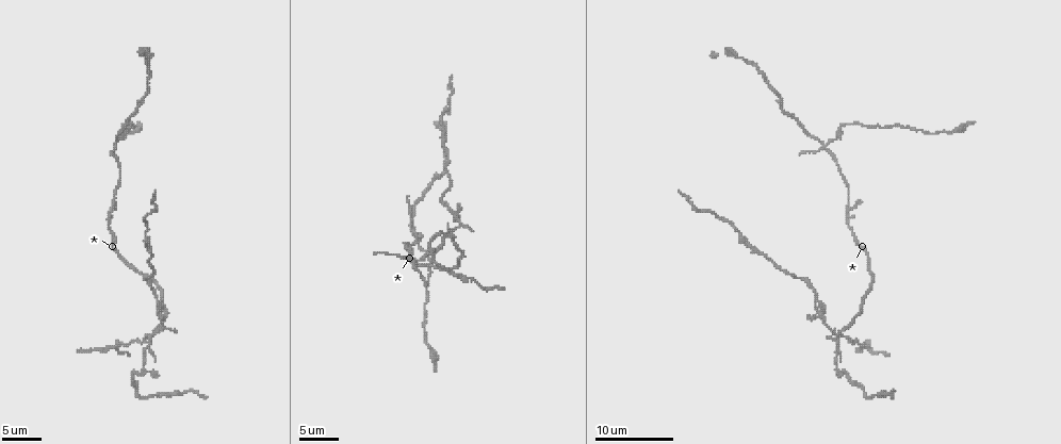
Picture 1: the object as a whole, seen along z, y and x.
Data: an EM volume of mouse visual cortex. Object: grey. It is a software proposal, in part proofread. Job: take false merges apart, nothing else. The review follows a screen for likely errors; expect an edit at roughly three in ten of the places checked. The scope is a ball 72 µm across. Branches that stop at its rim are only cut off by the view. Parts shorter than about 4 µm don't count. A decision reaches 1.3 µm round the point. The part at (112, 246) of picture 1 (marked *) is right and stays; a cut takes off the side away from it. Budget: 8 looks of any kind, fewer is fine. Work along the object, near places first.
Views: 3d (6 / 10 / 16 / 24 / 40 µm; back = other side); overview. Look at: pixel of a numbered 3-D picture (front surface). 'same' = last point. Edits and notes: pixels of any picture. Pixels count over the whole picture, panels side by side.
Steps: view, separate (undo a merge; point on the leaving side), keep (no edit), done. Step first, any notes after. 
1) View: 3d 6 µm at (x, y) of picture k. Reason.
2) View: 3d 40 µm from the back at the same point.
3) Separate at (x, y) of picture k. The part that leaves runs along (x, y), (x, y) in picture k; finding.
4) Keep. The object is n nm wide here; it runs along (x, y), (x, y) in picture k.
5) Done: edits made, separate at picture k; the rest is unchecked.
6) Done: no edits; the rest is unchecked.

View: 3d 6 µm at (452, 231) of picture 1. Four arms meet.

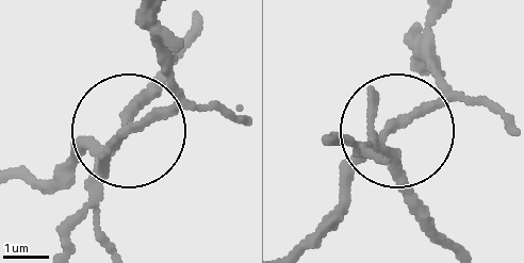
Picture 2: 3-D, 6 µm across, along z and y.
Separate at (147, 113) of picture 2. The object is 210 nm wide here; the part that leaves runs along (377, 141), (438, 95), (419, 61) in picture 2; two neurons meet here.

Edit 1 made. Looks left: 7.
View: overview.

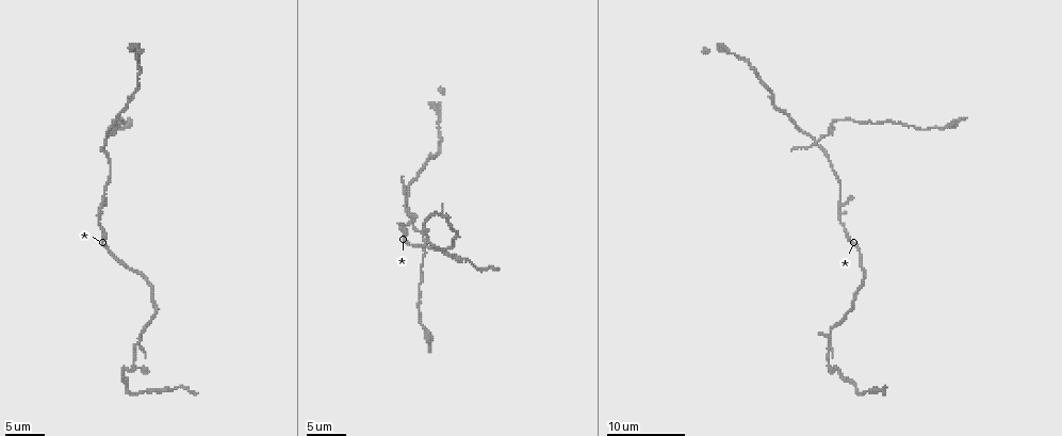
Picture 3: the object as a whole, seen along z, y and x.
View: 3d 10 µm at (826, 360) of picture 3. Three-way junction.

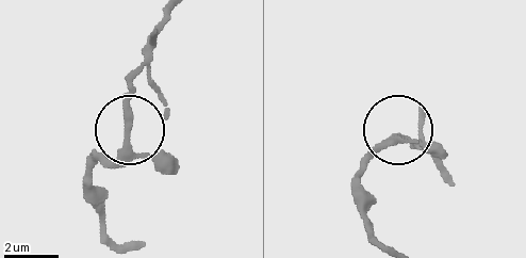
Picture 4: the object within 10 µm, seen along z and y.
Keep. The object is 200 nm wide here; continuous, no second neuron.

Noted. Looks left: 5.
View: 3d 6 µm at (840, 201) of picture 3. Three arms meet.

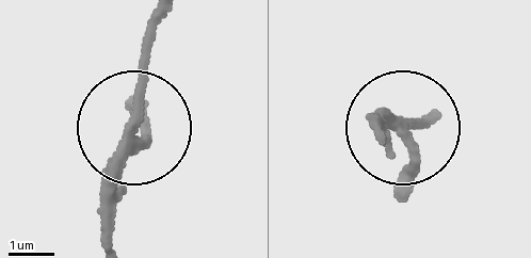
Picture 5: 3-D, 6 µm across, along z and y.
View: 3d 6 µm from the back at (130, 130) of picture 5.

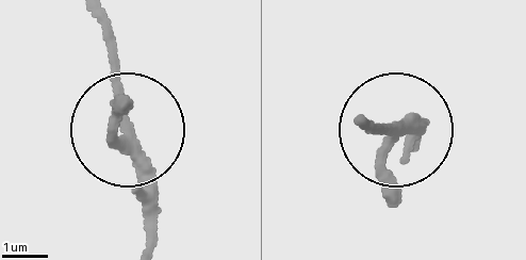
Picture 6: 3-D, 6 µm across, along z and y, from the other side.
Keep. 3 arms meet here; all the same neuron.

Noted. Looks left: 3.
View: 3d 10 µm at (407, 200) of picture 3. Four arms meet.

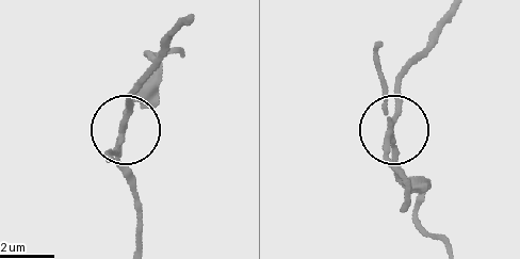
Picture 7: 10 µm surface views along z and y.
Separate at (386, 97) of picture 7. The side arm is 24 µm long; a second neuron is stuck on.

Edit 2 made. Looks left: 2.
Done: edits made, separate at picture 2, separate at picture 7; the rest is unchecked.

